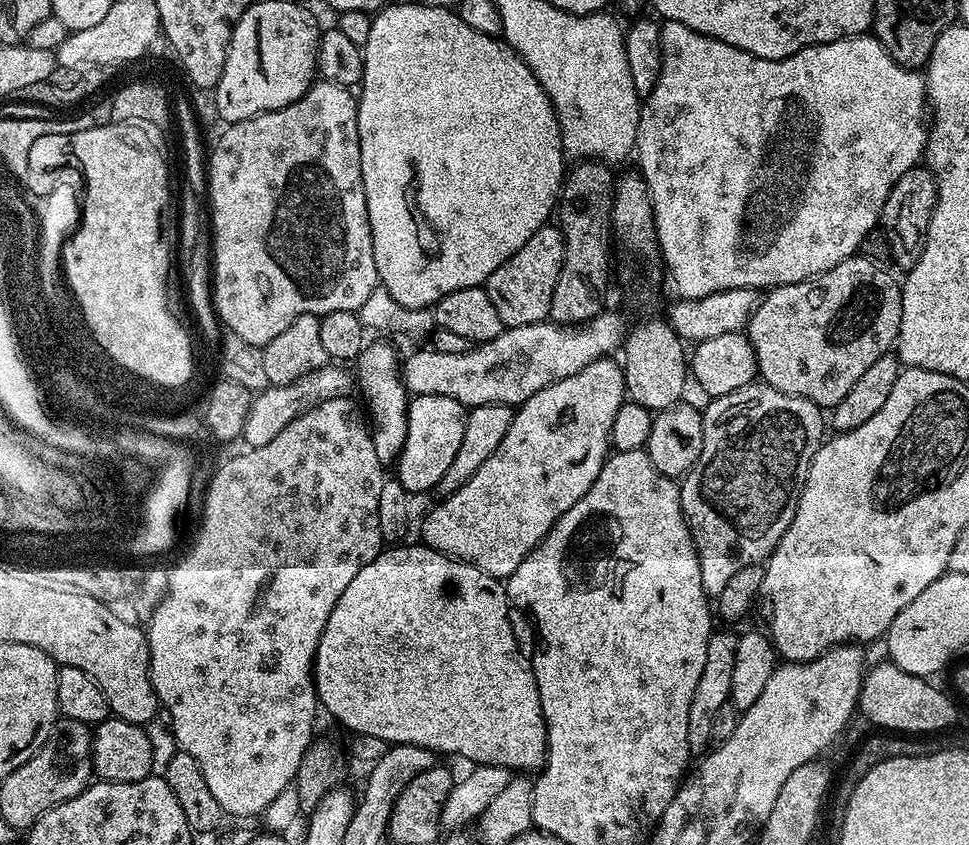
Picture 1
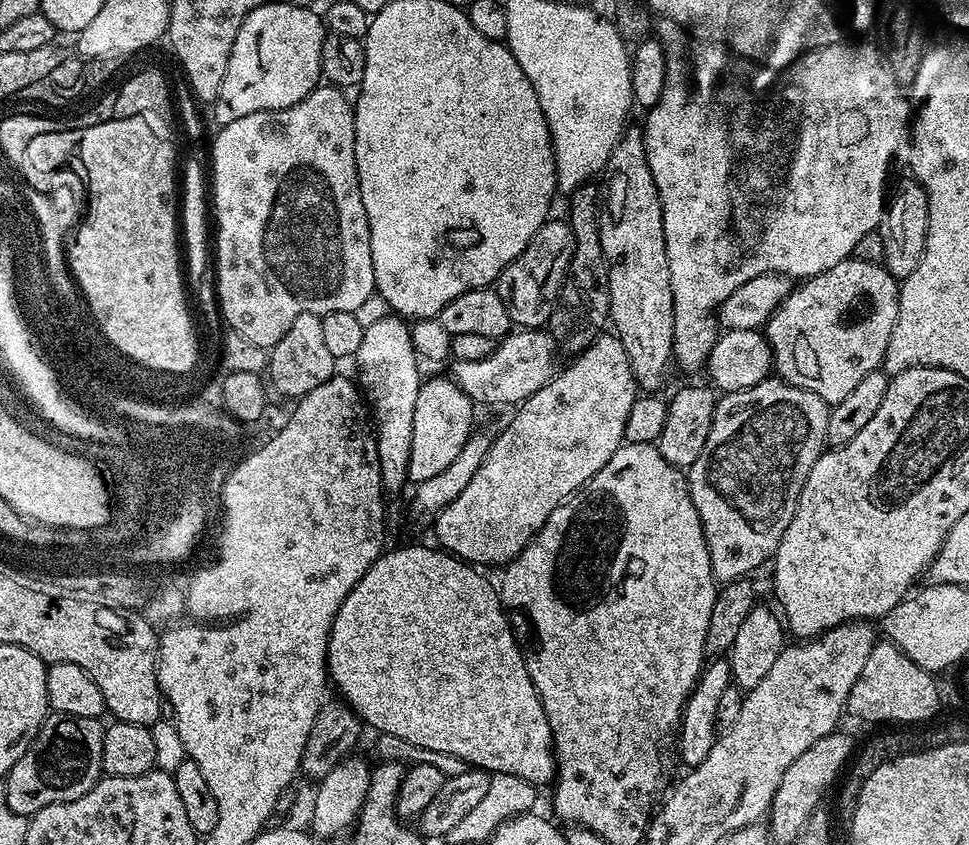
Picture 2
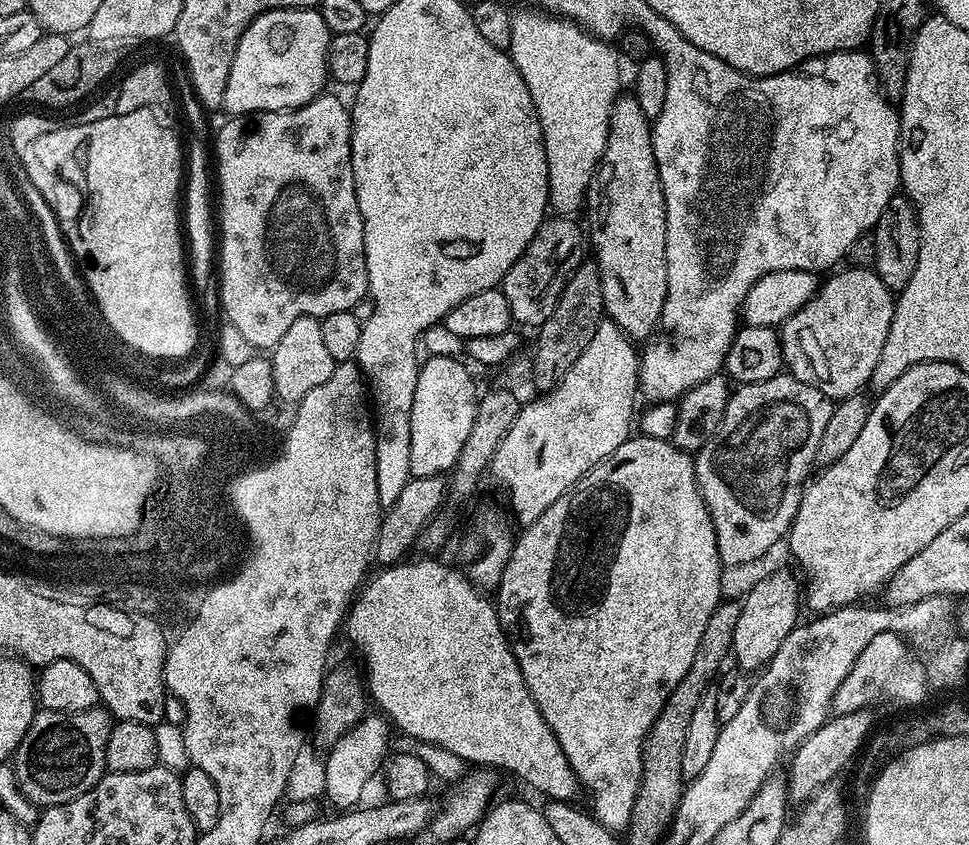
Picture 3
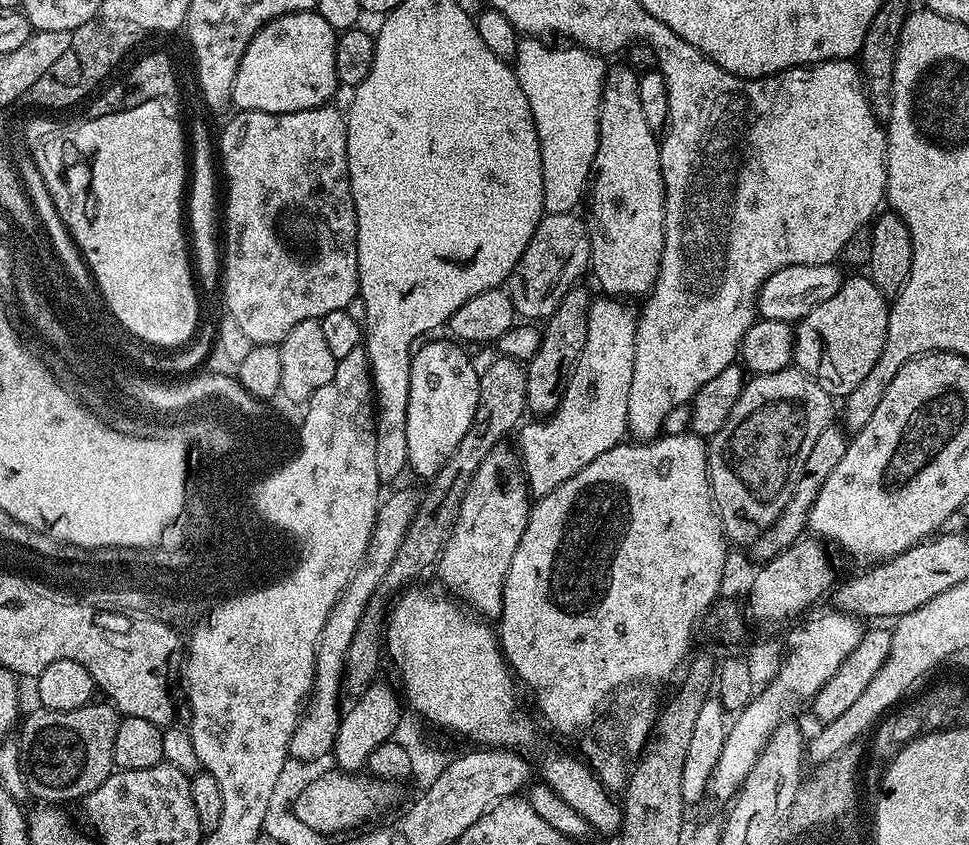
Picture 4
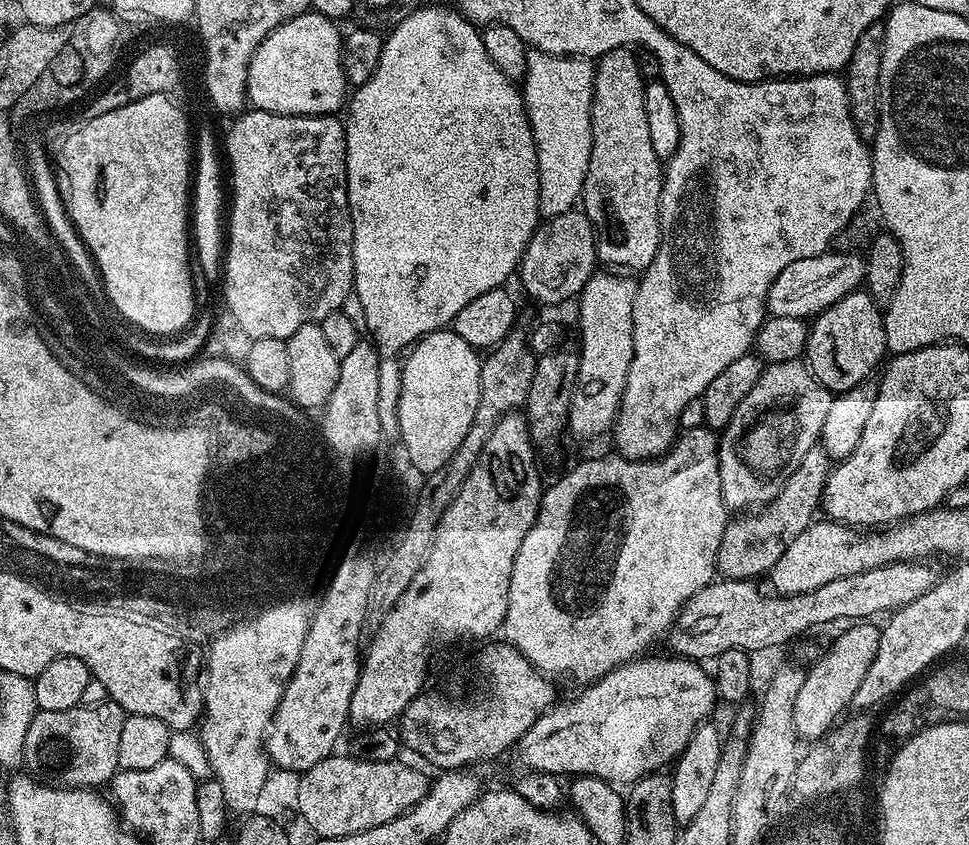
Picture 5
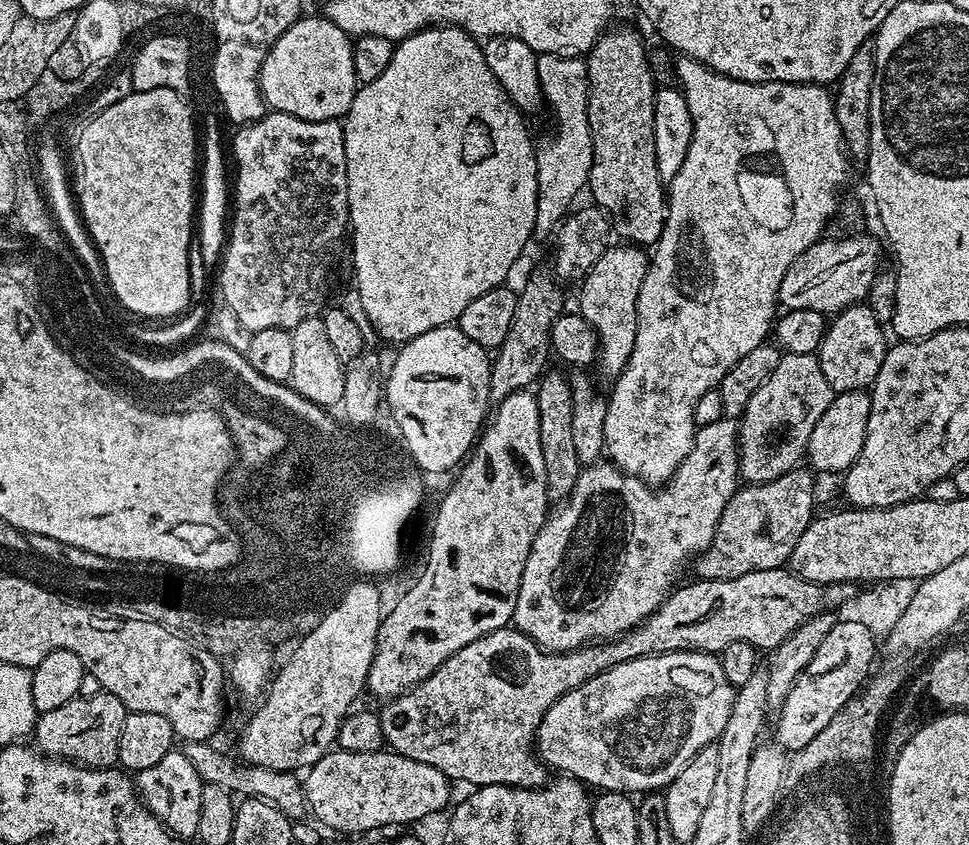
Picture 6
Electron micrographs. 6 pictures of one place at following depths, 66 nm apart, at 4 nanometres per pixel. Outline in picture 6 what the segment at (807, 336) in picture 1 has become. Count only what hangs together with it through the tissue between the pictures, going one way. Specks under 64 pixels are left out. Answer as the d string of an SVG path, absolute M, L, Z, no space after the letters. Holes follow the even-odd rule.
M864 302L851 304L831 317L818 349L818 359L822 374L826 374L826 382L830 382L833 393L871 389L886 351L884 332L880 328L883 328L882 322L874 318L874 314Z

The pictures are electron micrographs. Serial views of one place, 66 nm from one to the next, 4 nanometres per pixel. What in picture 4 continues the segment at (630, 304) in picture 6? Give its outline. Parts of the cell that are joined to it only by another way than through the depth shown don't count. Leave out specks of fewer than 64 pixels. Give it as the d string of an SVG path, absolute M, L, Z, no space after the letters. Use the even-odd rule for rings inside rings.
M606 295L593 299L586 324L586 346L582 346L582 354L572 371L572 377L566 386L566 394L562 394L558 410L547 418L532 418L529 419L529 424L524 422L519 425L518 451L520 461L524 463L524 473L533 497L539 498L550 494L555 488L562 486L562 482L574 478L574 474L578 474L582 466L590 466L590 462L594 462L598 454L606 454L606 450L610 450L625 439L628 432L630 381L634 378L638 316L624 304L627 303L623 299Z

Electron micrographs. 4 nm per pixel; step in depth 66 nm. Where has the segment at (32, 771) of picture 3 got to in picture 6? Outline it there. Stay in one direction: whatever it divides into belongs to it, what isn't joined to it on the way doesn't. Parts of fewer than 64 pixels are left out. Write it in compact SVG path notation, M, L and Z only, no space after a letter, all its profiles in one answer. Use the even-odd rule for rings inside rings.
M96 690L93 696L81 694L54 710L39 713L34 729L34 744L45 756L71 760L86 768L110 768L118 761L118 738L122 738L122 722L128 709L114 694Z

